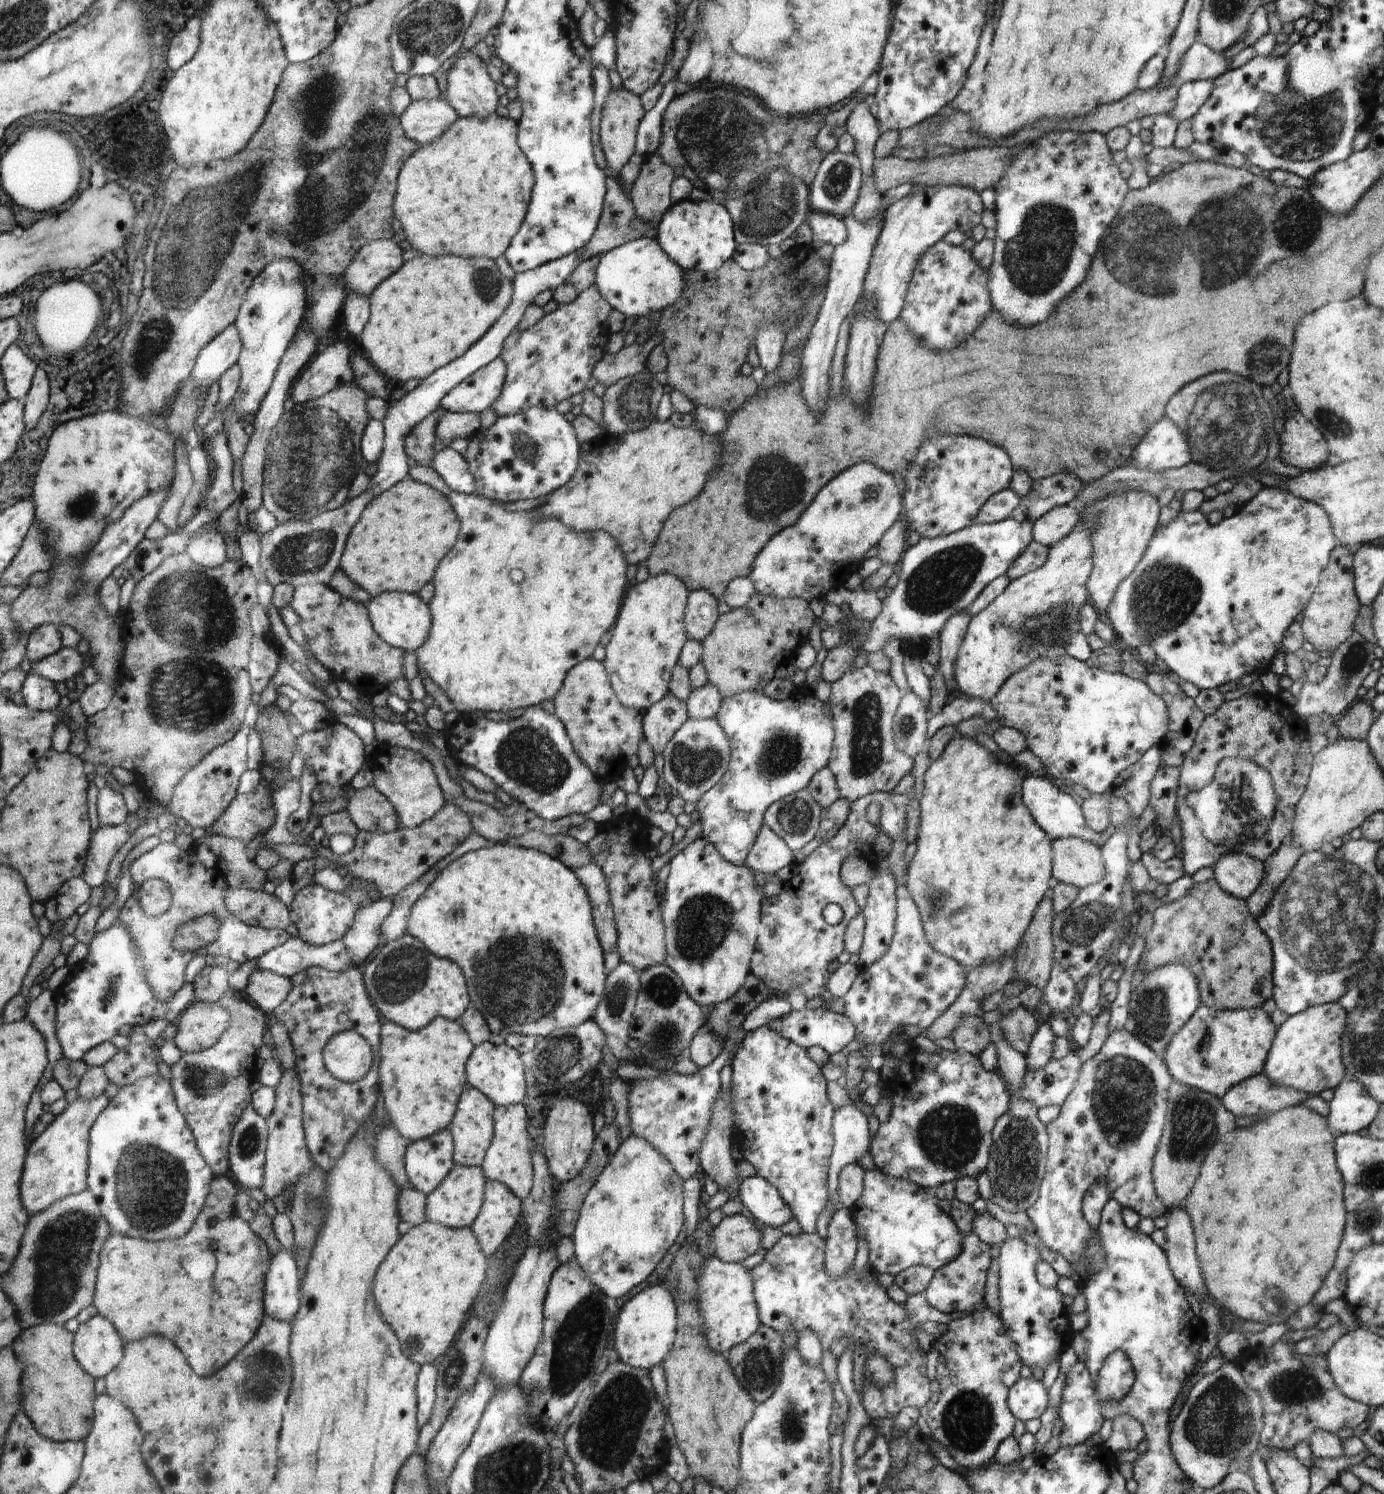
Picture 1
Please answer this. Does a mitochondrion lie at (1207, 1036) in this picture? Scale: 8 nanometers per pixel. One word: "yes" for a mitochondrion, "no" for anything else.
yes

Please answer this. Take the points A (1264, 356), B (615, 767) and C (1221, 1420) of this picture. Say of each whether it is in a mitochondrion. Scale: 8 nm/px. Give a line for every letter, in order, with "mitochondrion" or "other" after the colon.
A: mitochondrion
B: other
C: mitochondrion

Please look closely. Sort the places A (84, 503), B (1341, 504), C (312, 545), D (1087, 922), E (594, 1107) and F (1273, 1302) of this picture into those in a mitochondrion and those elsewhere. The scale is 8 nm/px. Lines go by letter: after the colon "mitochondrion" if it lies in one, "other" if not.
A: mitochondrion
B: other
C: mitochondrion
D: mitochondrion
E: other
F: mitochondrion

